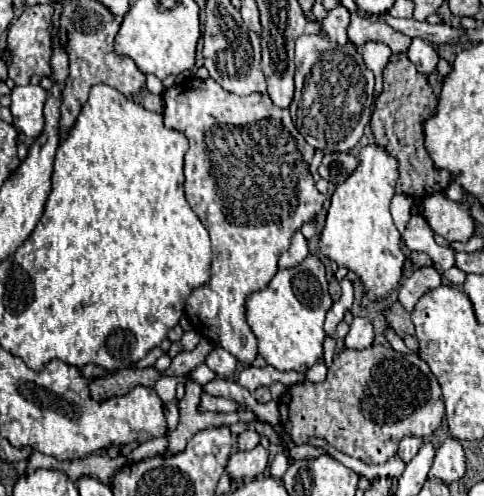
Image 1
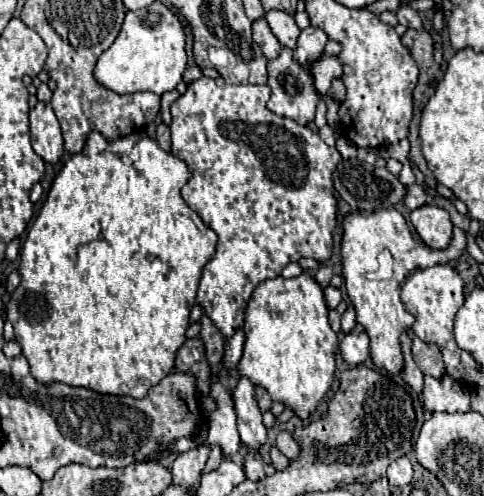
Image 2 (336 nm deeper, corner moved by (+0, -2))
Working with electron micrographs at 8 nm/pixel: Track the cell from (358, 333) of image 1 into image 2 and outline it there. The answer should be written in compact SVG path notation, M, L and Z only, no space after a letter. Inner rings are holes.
M350 332L344 336L344 340L340 342L340 352L342 352L342 358L352 364L352 366L358 366L358 364L364 364L368 358L370 358L370 344L368 344L368 334L366 332Z

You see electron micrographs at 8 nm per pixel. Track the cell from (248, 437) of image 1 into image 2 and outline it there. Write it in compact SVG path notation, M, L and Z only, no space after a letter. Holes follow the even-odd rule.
M246 450L246 456L244 456L244 472L246 472L246 478L248 480L260 480L264 478L264 462L262 462L262 456L260 452L256 450Z

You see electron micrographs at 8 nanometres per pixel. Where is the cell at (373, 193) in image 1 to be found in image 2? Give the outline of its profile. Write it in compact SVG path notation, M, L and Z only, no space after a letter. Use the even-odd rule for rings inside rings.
M380 208L366 216L362 212L346 214L342 220L342 230L342 276L346 282L350 302L356 308L356 320L364 326L366 334L370 336L372 360L378 368L384 368L388 372L400 372L404 360L398 336L414 322L414 316L406 310L404 302L400 300L402 282L416 268L428 268L432 264L442 264L460 258L462 250L466 248L464 230L454 228L452 244L446 250L428 250L426 246L416 244L406 220L394 208Z

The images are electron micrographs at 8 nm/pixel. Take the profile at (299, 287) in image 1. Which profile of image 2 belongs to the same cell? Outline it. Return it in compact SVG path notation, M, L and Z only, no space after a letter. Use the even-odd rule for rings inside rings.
M300 274L290 280L282 276L266 280L256 288L252 300L248 302L244 332L246 342L242 360L238 364L240 374L248 376L256 386L266 388L274 402L284 402L286 408L292 408L298 418L308 418L334 380L334 356L338 350L338 336L328 324L328 308L320 284L310 274Z

